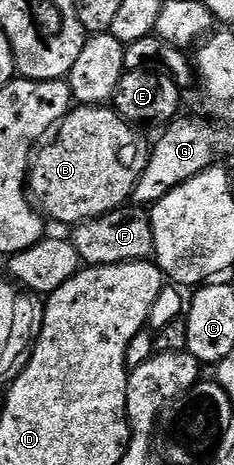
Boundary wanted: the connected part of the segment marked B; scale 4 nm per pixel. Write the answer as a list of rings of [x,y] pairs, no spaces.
[[[108,104],[77,105],[70,108],[68,115],[56,126],[57,138],[50,145],[42,144],[31,162],[27,189],[35,198],[40,212],[50,222],[58,221],[61,225],[76,227],[83,221],[90,221],[122,208],[132,198],[135,187],[148,165],[151,150],[136,132],[140,133]]]

